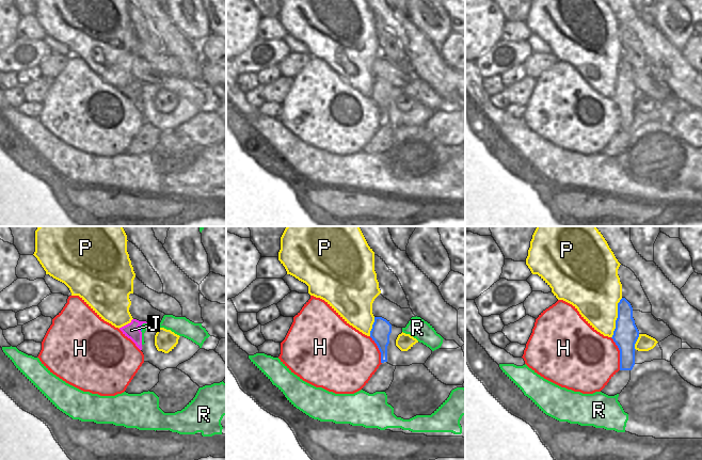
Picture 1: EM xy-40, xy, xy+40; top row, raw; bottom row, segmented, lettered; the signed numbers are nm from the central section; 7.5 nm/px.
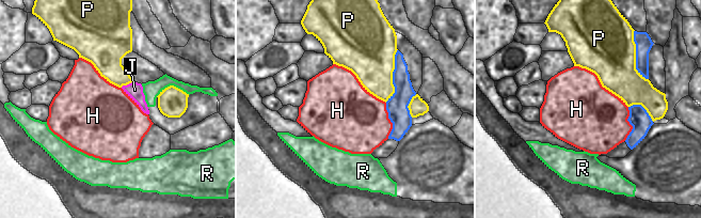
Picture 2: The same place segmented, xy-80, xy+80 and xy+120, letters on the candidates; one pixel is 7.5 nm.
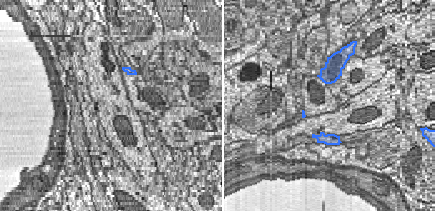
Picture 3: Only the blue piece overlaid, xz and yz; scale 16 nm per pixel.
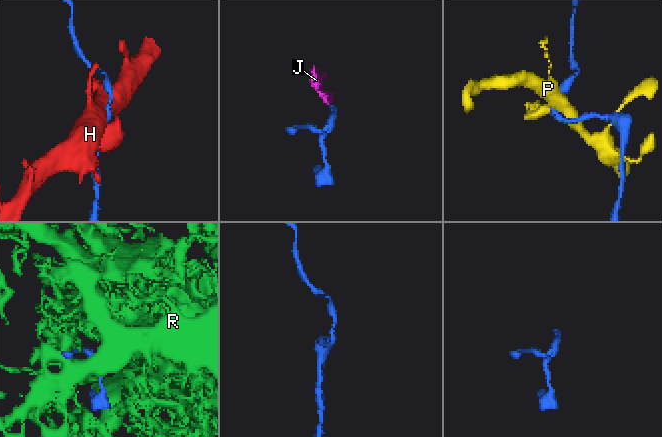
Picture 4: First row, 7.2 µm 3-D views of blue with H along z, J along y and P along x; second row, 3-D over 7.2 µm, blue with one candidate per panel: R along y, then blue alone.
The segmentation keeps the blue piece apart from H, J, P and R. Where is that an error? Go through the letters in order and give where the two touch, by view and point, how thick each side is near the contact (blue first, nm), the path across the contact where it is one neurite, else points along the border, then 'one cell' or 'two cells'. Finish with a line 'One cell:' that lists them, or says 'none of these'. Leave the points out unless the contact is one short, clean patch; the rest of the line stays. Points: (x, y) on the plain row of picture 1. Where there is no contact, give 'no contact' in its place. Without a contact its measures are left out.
H: xy+40 (620, 114) | 190/440 nm | two cells
J: xy-40 (139, 88) | 20/120 nm | along xy-40 (140, 85), (139, 89), (141, 91) | two cells
P: xy+40 (617, 79) | 190/380 nm | two cells
R: xy-40 (141, 90) | 20/40 nm | two cells
One cell: none of these

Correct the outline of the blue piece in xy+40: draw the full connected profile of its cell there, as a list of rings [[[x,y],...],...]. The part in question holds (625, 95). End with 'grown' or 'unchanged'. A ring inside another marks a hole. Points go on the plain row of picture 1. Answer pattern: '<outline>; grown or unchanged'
[[[622,59],[618,64],[618,79],[612,100],[620,111],[620,131],[632,131],[635,126],[635,105],[639,92],[633,79],[631,64]]]; unchanged

